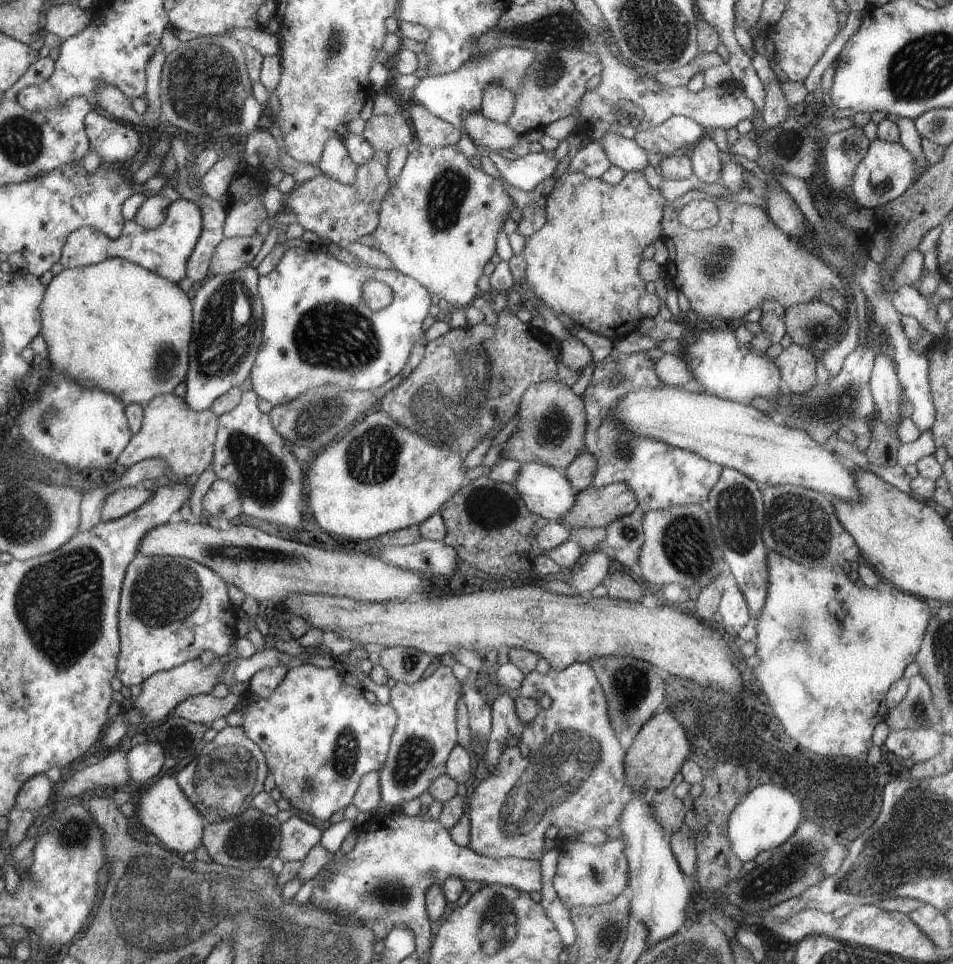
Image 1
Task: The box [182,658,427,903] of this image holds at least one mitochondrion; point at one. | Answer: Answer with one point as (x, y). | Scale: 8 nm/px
(226, 776)

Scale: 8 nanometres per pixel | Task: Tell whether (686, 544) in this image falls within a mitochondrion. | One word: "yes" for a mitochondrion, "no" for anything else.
yes

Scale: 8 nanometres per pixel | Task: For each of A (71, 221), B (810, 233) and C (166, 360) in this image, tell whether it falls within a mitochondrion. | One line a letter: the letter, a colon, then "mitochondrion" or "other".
A: other
B: other
C: mitochondrion

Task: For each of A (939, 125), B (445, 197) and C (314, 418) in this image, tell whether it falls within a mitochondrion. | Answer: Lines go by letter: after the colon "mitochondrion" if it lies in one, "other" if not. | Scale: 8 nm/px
A: mitochondrion
B: mitochondrion
C: mitochondrion

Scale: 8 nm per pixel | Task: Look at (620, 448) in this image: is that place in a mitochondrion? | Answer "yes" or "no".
yes

